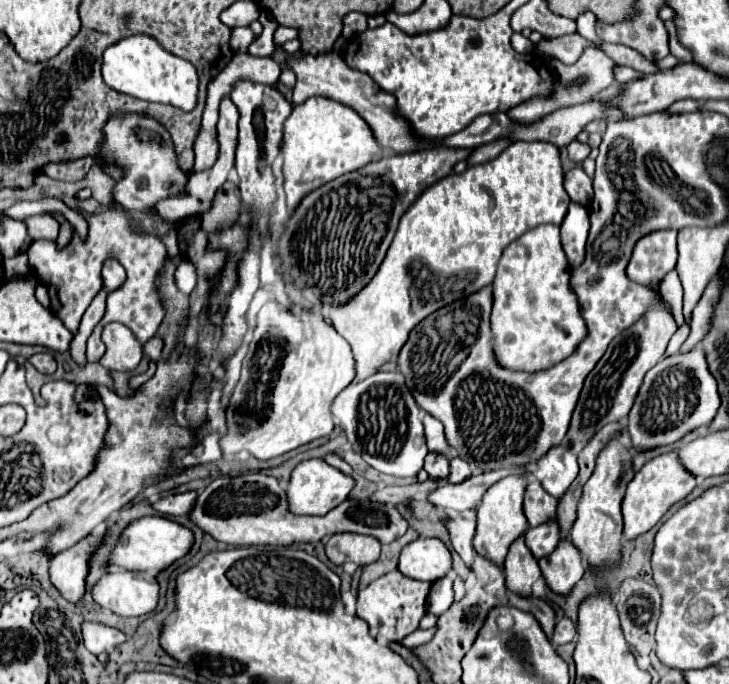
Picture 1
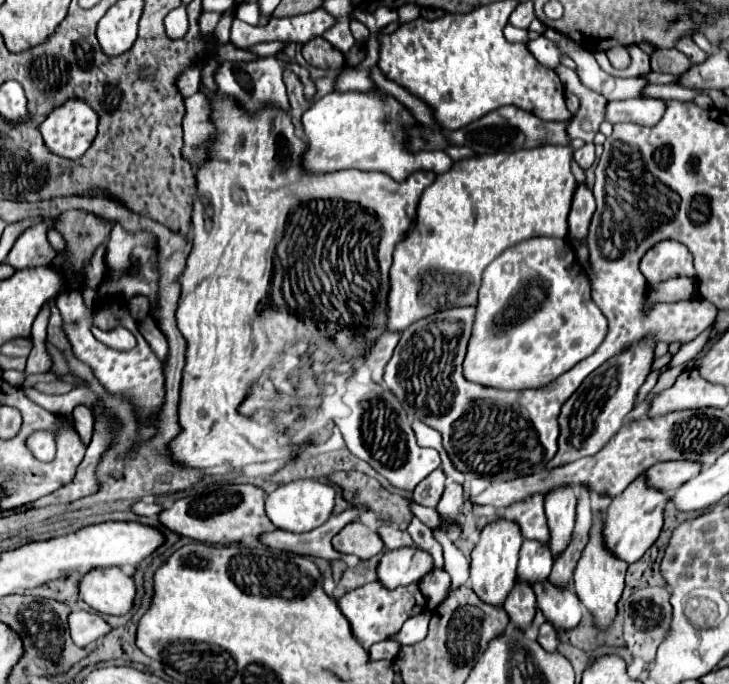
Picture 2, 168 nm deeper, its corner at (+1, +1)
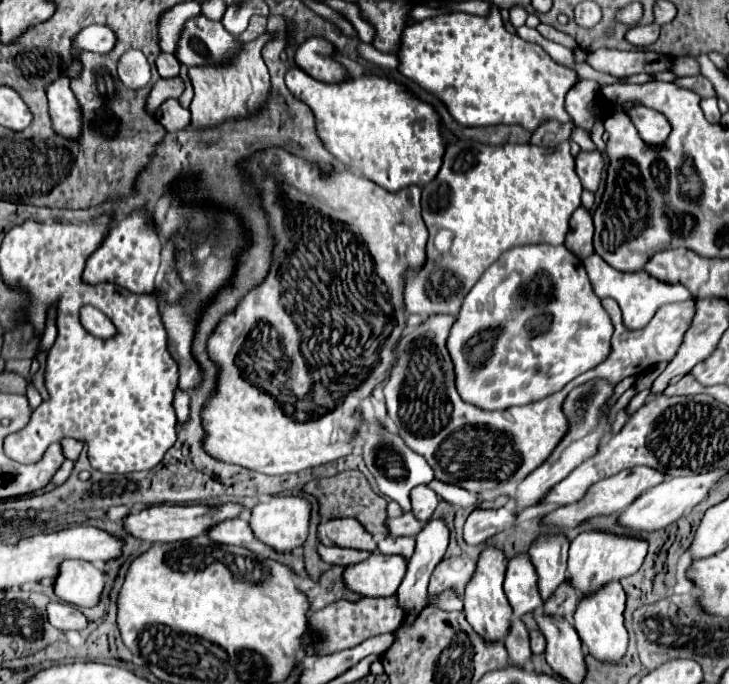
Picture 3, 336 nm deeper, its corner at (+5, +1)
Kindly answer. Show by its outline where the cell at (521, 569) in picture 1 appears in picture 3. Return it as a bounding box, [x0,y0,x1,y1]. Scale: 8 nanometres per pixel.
[504,619,532,667]

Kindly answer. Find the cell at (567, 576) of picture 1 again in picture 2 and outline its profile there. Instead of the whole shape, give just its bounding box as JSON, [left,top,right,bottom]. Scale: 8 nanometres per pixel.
[532,583,582,633]

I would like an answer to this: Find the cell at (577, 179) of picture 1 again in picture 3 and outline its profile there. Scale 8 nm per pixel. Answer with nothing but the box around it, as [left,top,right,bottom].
[566,205,594,259]

